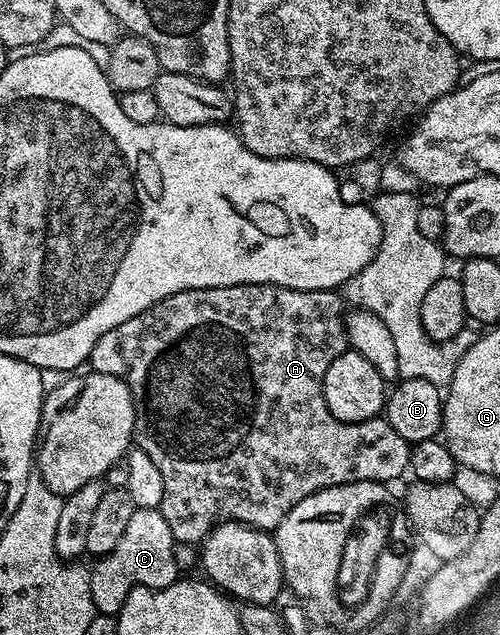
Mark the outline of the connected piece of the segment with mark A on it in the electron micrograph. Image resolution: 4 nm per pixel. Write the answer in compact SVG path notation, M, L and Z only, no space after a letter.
M238 284L237 286L225 286L224 288L194 288L193 290L178 292L161 302L157 302L153 306L149 306L141 314L129 318L129 322L121 322L121 326L113 326L113 330L109 330L109 334L101 334L101 338L97 338L97 346L93 346L93 350L91 351L90 367L101 374L109 374L110 376L121 378L129 386L131 397L135 399L135 435L133 440L141 451L149 454L149 458L153 458L153 463L156 464L157 470L161 470L161 482L165 482L165 494L161 498L158 510L165 518L165 522L169 522L169 530L173 534L176 545L198 545L217 525L223 524L226 520L235 520L238 524L248 524L251 528L274 530L281 522L281 518L285 518L285 514L289 514L289 510L293 510L293 506L297 506L297 502L301 502L321 490L332 488L338 484L351 484L355 480L366 480L369 476L388 476L391 481L391 472L397 472L403 476L404 474L401 473L399 468L405 472L408 471L408 468L403 464L355 464L355 452L347 452L347 432L335 432L335 424L339 420L333 418L333 414L327 416L327 412L323 412L323 403L325 400L319 400L319 376L325 378L325 370L329 370L331 363L340 354L348 351L349 348L347 343L345 307L343 308L343 300L338 296L339 294L335 290L328 290L326 292L302 292L301 290L293 290L292 288L282 288L276 284Z

